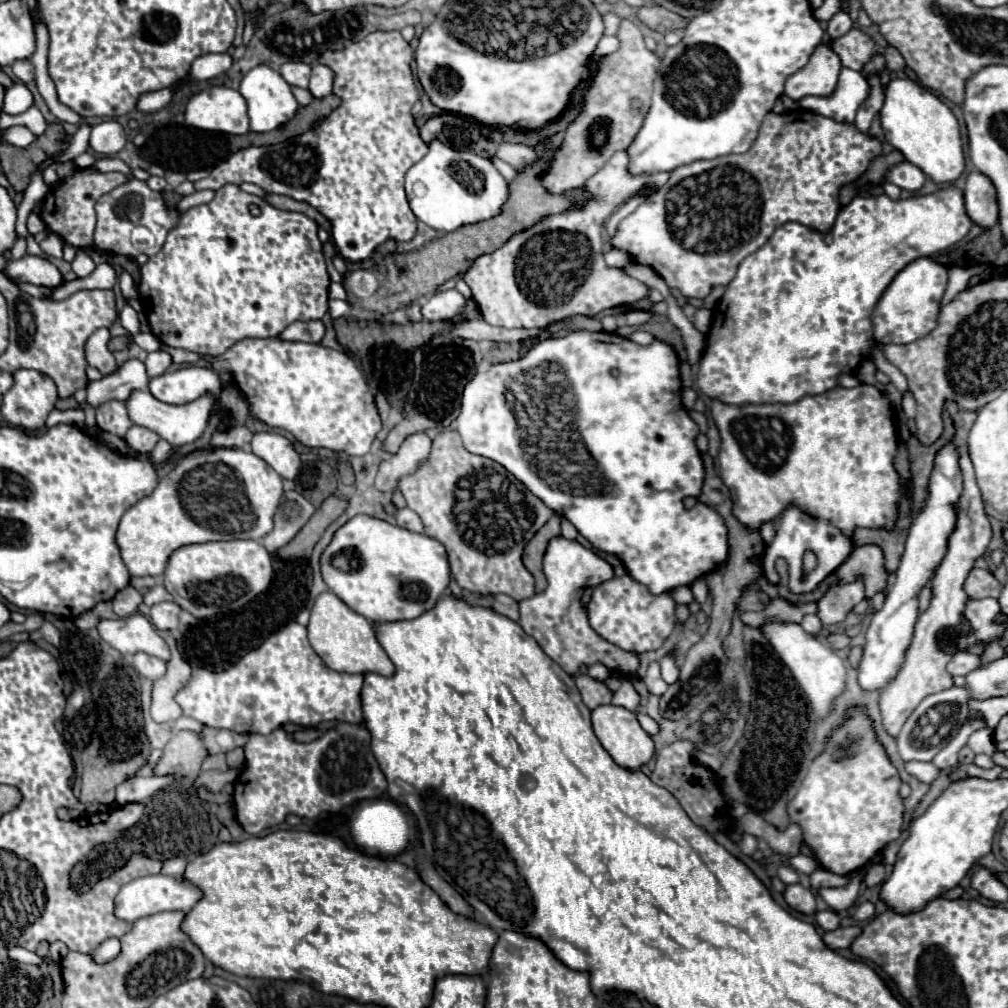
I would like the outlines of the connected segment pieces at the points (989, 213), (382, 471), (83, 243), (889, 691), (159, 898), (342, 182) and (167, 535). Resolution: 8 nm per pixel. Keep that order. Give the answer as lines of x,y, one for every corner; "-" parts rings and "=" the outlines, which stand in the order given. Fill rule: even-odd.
971,172
967,176
967,184
963,190
965,196
965,210
973,224
981,226
983,230
989,230
997,224
997,198
995,188
983,174
=
425,432
407,436
403,440
399,452
379,464
375,486
383,492
397,490
399,478
411,474
411,470
415,470
415,466
419,466
419,462
423,462
423,458
427,458
429,450
431,450
431,438
=
77,168
67,180
57,182
55,186
49,188
47,198
43,200
41,208
41,220
45,226
57,234
65,244
71,244
75,248
91,248
93,246
93,230
95,230
95,202
99,196
111,192
119,184
127,182
125,174
119,172
99,172
93,168
=
961,454
961,472
963,472
963,498
959,500
959,526
955,528
955,534
951,534
951,542
947,546
947,554
939,568
935,570
933,578
933,600
929,608
919,616
919,622
915,626
915,636
911,642
911,650
907,650
907,662
903,664
903,670
897,674
895,682
891,686
885,686
879,696
879,710
881,710
881,724
883,728
897,738
899,730
903,728
905,720
911,716
911,712
919,706
919,702
935,692
947,690
953,686
953,676
947,672
947,662
951,660
953,652
949,648
941,648
945,644
945,638
939,638
943,630
953,630
959,626
967,602
967,594
963,592
963,582
973,568
975,560
985,552
989,540
991,540
991,524
983,510
983,500
979,494
979,486
975,482
973,464
969,460
969,454
=
161,874
143,876
143,878
137,878
137,880
125,884
119,890
119,894
115,898
115,916
125,922
135,922
139,918
159,914
165,910
187,912
187,910
191,910
191,906
195,906
195,902
201,896
203,896
201,890
195,890
195,886
187,886
187,882
183,882
183,878
179,878
179,876
161,876
=
391,30
391,32
371,32
367,34
363,40
359,42
353,42
351,46
343,48
343,50
325,50
321,54
317,54
317,62
319,64
325,64
333,70
335,78
333,78
333,94
341,98
341,104
315,128
291,138
291,140
285,140
281,144
273,144
273,146
251,146
251,148
243,148
243,150
237,150
233,152
227,160
223,160
221,164
217,164
211,174
203,180
197,180
193,182
195,190
219,190
221,186
225,184
241,184
241,182
251,182
251,184
257,184
259,188
263,188
265,192
273,192
273,194
283,194
283,196
291,196
295,200
301,200
301,202
307,202
309,206
317,208
329,222
331,222
331,230
333,230
333,244
339,252
341,258
345,260
353,260
353,262
359,262
359,260
365,260
371,256
371,252
381,246
385,240
395,240
395,242
407,242
411,240
415,234
417,234
417,218
415,214
411,214
411,208
407,204
407,196
405,196
405,190
403,190
403,174
419,160
423,158
423,154
427,154
427,144
419,138
419,130
413,122
413,116
411,116
411,106
419,100
419,92
417,92
417,86
413,82
413,74
411,74
411,62
413,62
413,50
411,46
403,40
401,32
397,30
=
241,448
195,450
159,480
159,486
121,518
115,542
129,576
161,576
173,550
211,540
263,538
283,496
283,478
259,456

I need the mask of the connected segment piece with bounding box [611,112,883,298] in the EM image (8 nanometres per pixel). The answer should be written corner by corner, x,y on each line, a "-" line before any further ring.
769,112
747,154
697,160
675,168
667,184
653,192
633,214
621,220
617,236
611,238
611,246
629,252
635,262
651,266
669,288
679,288
683,296
705,298
715,286
727,286
741,260
761,248
777,226
799,222
813,230
827,232
841,208
839,188
857,180
881,150
883,144
867,132
857,130
855,124
837,122
819,114
799,116
799,112

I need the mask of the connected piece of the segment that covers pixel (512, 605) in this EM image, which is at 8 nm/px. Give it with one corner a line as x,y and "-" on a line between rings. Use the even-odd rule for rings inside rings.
497,594
491,608
493,608
495,612
511,618
511,620
519,620
519,602
513,600
513,598
507,596
507,594

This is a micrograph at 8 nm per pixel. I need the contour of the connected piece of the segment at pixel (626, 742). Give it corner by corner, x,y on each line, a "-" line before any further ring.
615,704
597,706
595,710
591,710
591,722
593,722
595,736
599,738
599,742
603,744
603,748
611,754
611,758
619,766
631,768
631,770
639,770
643,764
647,764
653,758
655,746
653,746
651,736
641,728
641,724
637,722
635,714
629,712
627,708
615,706

